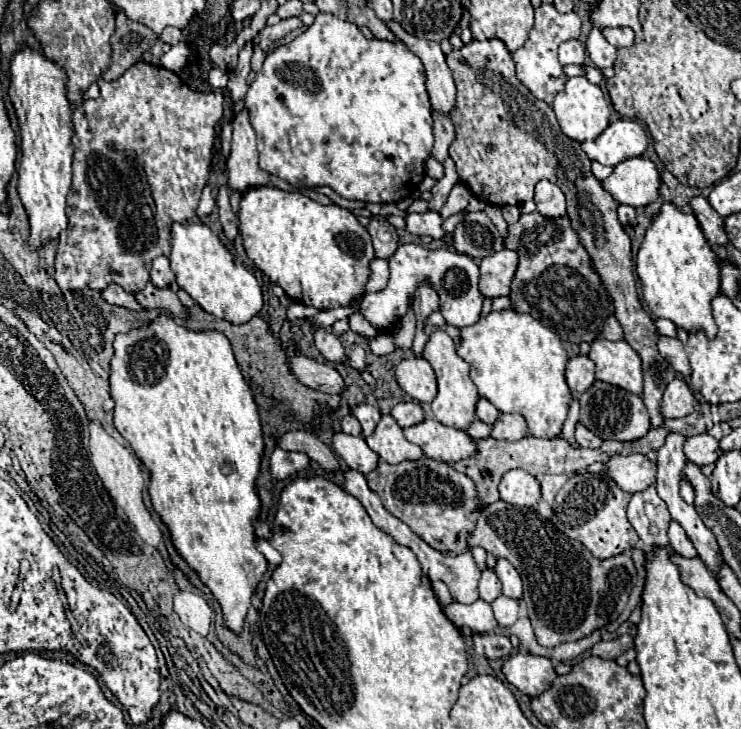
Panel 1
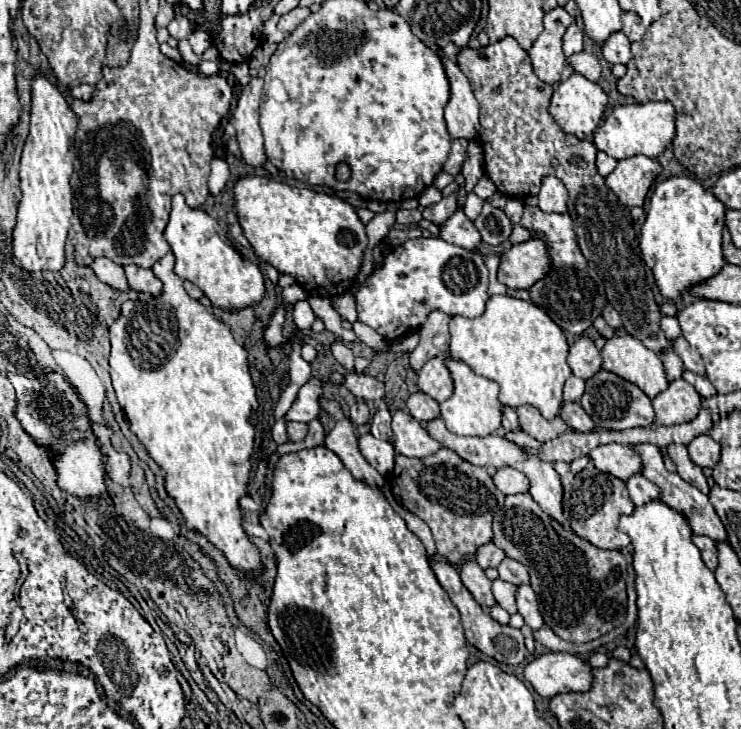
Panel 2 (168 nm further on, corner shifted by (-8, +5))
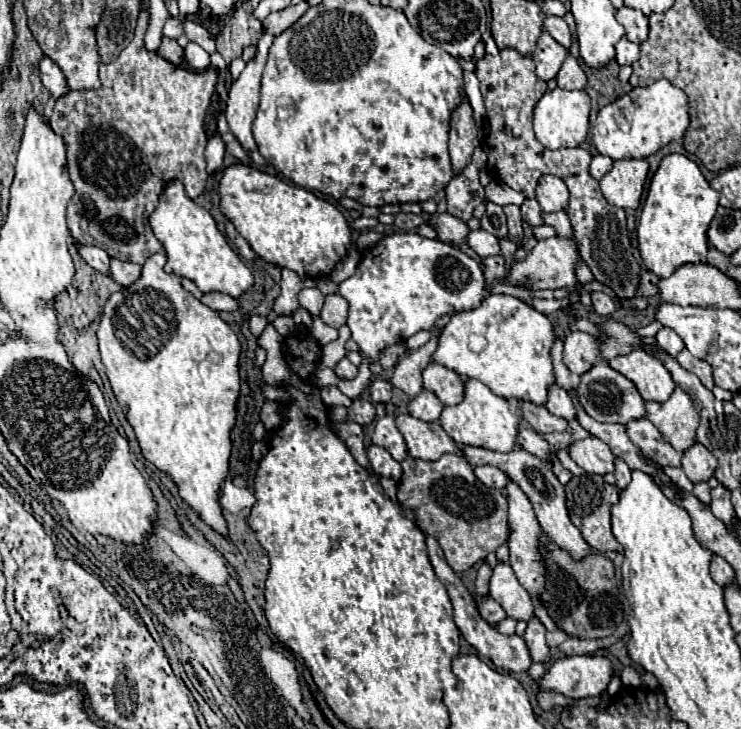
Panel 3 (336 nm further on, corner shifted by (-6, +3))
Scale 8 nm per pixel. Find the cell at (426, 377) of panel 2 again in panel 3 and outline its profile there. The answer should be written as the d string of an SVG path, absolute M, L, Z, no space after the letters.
M430 362L428 368L422 372L422 378L424 388L428 392L434 392L444 406L456 406L464 400L464 380L454 370Z

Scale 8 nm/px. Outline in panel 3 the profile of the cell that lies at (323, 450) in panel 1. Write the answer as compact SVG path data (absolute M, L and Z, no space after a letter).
M266 400L264 404L262 404L262 410L260 410L260 420L264 422L264 426L266 426L266 430L274 430L280 422L282 422L282 418L280 418L280 414L278 414L278 404L276 402L272 402L272 400Z

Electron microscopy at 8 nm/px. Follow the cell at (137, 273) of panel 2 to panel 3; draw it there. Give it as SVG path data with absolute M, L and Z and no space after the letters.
M110 260L110 276L120 284L120 286L130 286L138 276L140 276L142 266L134 262L122 262L122 260Z

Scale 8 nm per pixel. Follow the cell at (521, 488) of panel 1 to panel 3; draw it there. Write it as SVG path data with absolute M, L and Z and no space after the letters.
M476 466L474 468L474 474L478 476L478 480L482 480L482 484L486 484L488 488L498 488L502 490L508 482L508 476L500 470L500 468L494 468L494 466Z

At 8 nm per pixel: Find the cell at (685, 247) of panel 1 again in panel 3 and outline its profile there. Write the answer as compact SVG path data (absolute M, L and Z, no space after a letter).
M676 152L664 156L656 174L652 176L636 228L638 248L646 268L660 278L668 278L682 264L704 264L708 254L706 230L716 214L718 198L718 192L710 188L694 160Z

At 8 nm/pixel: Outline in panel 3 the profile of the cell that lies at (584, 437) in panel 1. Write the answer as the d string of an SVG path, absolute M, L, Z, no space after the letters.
M552 384L548 388L548 402L546 402L546 408L554 414L554 416L560 416L560 418L566 418L566 420L574 420L576 418L576 408L572 404L572 398L568 396L568 392L564 388L560 388L558 384Z

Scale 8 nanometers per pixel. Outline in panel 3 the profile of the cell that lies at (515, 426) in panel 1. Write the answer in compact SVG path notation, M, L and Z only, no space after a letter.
M522 402L522 414L524 420L538 432L562 432L568 428L568 420L562 420L560 416L554 416L546 410L546 406L538 406L534 402Z

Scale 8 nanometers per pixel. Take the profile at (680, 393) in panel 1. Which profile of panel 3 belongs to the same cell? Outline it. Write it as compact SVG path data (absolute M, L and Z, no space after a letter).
M676 388L672 396L662 404L646 402L646 418L678 452L688 450L696 442L696 428L700 424L700 416L690 396L682 388Z

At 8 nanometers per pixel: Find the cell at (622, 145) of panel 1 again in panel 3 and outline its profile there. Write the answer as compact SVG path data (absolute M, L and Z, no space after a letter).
M656 80L644 88L632 88L628 94L600 108L592 126L592 142L600 154L612 160L646 158L666 146L670 140L682 140L690 126L690 112L686 94L668 80Z

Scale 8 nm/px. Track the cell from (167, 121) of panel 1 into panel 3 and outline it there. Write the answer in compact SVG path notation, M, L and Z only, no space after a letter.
M144 2L142 6L142 14L138 18L138 26L136 26L136 32L134 32L134 38L132 42L120 52L120 56L110 62L110 64L100 64L100 80L102 80L102 86L98 90L90 90L90 92L68 92L64 94L62 98L58 98L56 106L54 106L54 112L52 112L52 118L50 118L50 128L64 138L64 144L66 144L66 170L68 170L68 176L76 188L76 194L72 196L72 200L68 202L68 228L72 232L72 238L80 244L86 244L86 246L98 246L102 250L108 252L108 256L112 258L118 258L118 260L128 260L128 262L136 262L136 264L144 264L152 254L156 252L162 252L162 244L156 240L150 224L148 224L148 214L146 210L150 212L150 204L146 206L146 200L158 200L162 188L166 186L168 180L176 178L184 184L186 188L186 194L190 198L196 198L204 192L204 186L206 186L206 178L208 178L208 172L206 172L206 160L204 160L204 148L206 148L206 132L204 132L204 118L206 118L206 110L210 106L210 96L214 92L214 86L216 86L216 70L214 68L206 68L204 72L190 72L190 70L184 70L184 68L176 68L174 64L170 64L168 60L164 60L162 56L158 56L156 52L148 52L144 48L144 34L146 34L146 28L148 28L148 6Z

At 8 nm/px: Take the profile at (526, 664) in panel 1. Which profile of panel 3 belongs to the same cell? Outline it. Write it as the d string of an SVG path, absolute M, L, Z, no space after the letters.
M568 656L556 660L544 674L540 688L560 692L568 698L588 698L606 692L614 668L604 656Z

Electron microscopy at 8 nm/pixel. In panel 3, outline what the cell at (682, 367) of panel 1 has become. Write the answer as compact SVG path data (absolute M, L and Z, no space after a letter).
M682 350L682 352L676 356L676 360L678 360L686 370L690 370L692 374L696 374L696 376L700 378L700 382L702 382L708 390L714 388L710 364L706 364L704 360L698 360L698 358L694 358L694 356L690 356L690 352L686 352L686 350Z

